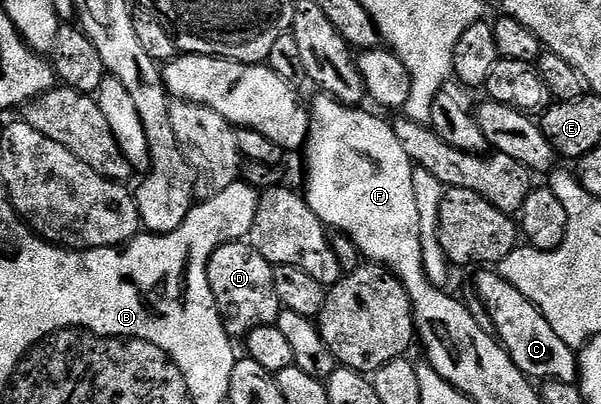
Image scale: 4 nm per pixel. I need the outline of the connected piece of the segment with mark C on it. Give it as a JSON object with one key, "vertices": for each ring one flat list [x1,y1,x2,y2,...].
{"vertices":[[482,269,476,277,478,295,488,313,493,317,494,333,514,364,534,381,575,384,579,380,577,352,568,347,549,322,524,294,502,278,499,272]]}

